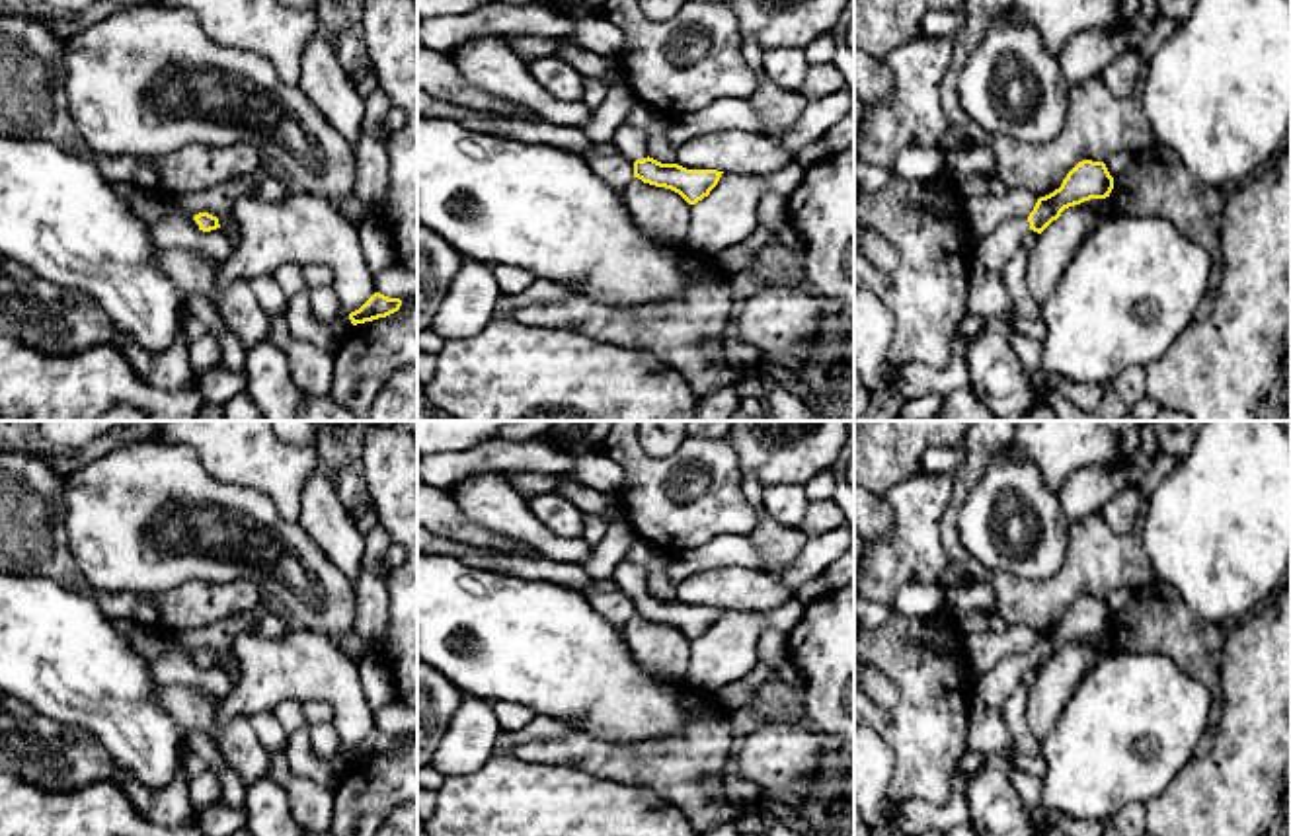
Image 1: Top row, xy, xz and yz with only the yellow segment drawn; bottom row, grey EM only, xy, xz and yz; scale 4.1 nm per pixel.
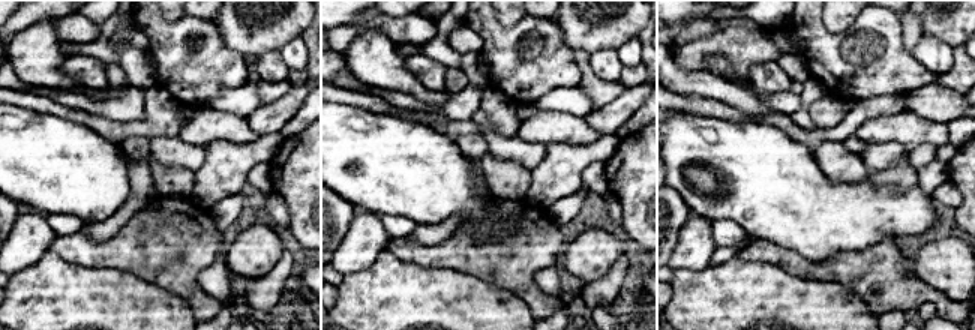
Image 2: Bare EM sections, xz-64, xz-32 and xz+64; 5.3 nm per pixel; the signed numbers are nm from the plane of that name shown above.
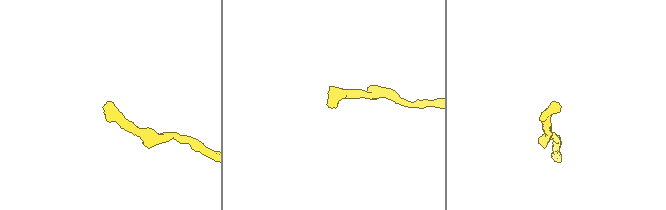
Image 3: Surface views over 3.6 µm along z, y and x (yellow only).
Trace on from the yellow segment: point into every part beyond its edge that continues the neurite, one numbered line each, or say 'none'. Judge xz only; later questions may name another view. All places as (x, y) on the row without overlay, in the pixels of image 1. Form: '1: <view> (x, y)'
1: xz (632, 577)

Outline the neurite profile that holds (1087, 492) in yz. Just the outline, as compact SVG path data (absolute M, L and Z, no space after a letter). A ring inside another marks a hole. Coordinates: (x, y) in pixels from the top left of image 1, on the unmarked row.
M1084 466L1075 472L1057 493L1065 516L1080 520L1100 514L1104 505L1127 485L1125 475L1114 466Z

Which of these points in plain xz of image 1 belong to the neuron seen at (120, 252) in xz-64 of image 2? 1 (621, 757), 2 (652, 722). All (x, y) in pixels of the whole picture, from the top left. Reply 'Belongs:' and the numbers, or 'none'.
Belongs: 1

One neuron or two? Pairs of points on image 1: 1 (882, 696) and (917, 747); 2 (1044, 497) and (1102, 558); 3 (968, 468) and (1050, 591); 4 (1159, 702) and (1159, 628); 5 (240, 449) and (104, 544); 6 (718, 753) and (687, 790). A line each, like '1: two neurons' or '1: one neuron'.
1: two neurons
2: two neurons
3: one neuron
4: two neurons
5: two neurons
6: one neuron

